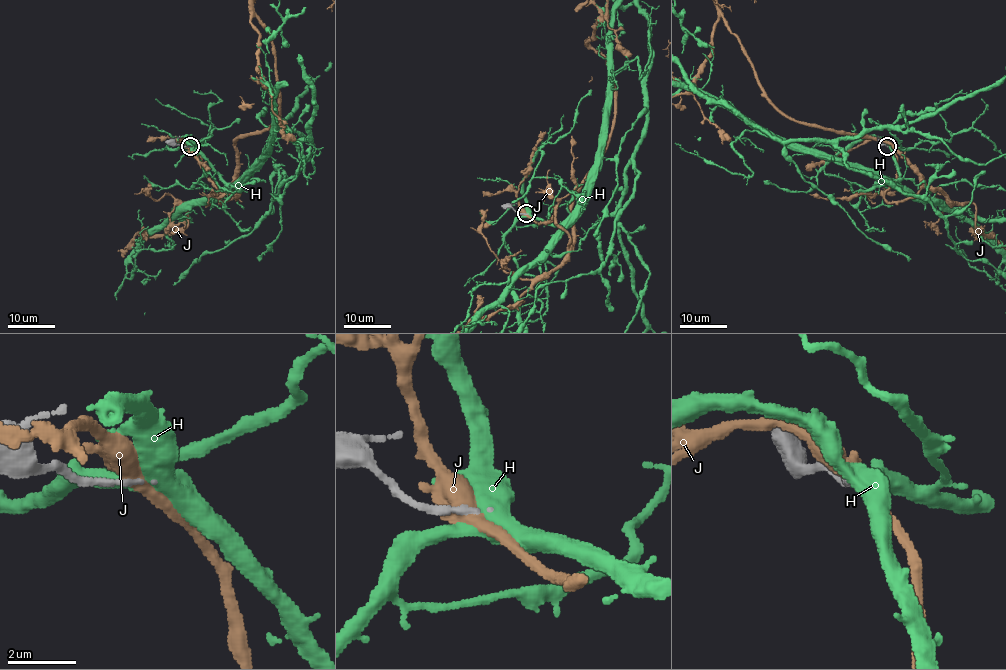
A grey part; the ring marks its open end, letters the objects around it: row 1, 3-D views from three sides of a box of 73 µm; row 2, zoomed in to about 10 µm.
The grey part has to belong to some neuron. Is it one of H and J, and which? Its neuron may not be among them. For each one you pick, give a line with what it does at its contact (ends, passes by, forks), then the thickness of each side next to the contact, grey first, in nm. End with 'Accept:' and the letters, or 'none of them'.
Accept: none of them

